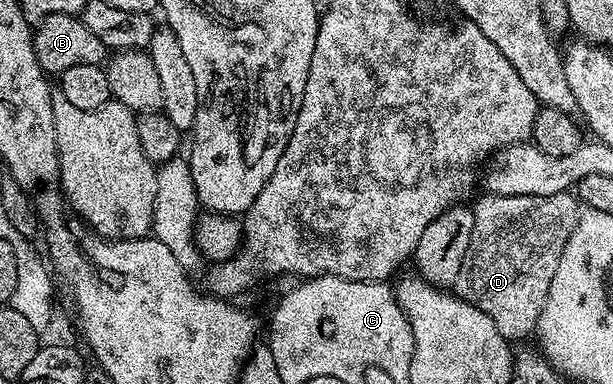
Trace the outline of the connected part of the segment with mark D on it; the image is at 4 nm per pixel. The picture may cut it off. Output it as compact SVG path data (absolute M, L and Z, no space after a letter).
M569 191L547 197L482 194L472 207L472 238L453 291L490 315L506 341L522 340L538 327L552 274L578 221L579 201Z

